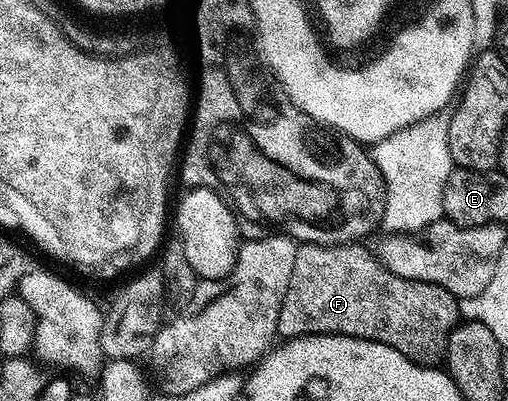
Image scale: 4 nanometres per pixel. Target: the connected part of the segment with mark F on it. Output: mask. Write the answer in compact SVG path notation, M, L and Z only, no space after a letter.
M364 244L297 245L294 272L282 308L277 335L287 340L303 334L341 334L386 344L422 366L439 363L448 349L450 332L461 321L456 295L438 284L394 276Z

